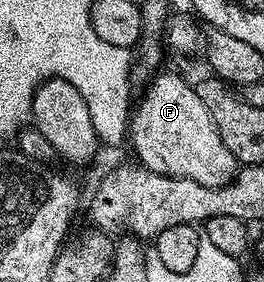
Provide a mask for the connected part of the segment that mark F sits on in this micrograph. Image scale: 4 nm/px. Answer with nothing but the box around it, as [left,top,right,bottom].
[128,71,240,187]

